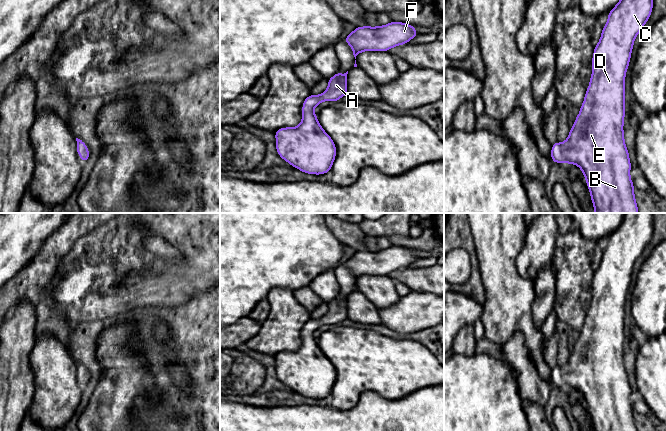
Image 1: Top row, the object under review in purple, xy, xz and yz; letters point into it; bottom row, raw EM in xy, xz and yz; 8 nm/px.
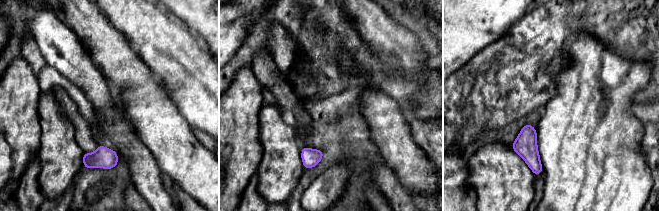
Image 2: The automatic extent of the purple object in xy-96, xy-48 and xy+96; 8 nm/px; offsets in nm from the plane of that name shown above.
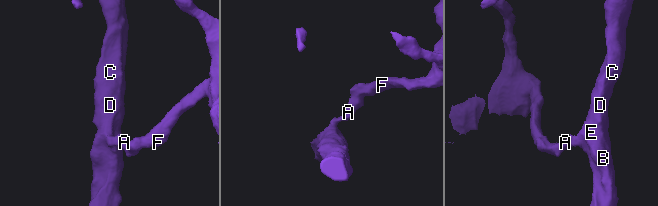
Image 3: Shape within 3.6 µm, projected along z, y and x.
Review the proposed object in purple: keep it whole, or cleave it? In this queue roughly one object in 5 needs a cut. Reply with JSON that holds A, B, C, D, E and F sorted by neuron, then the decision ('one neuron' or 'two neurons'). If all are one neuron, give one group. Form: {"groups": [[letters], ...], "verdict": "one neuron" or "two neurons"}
{"groups": [["A", "B", "C", "D", "E", "F"]], "verdict": "one neuron"}

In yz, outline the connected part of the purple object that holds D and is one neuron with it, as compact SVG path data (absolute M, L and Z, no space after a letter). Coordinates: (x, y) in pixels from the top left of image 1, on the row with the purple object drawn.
M620 0L608 13L607 24L603 26L600 40L595 46L592 58L592 75L585 93L580 113L577 115L568 138L561 144L555 142L551 148L554 163L576 164L582 171L589 188L594 213L639 213L630 177L631 162L624 140L625 76L630 63L636 36L651 16L653 0Z

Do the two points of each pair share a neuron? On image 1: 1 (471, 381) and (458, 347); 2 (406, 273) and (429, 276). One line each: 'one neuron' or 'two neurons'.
1: two neurons
2: one neuron

